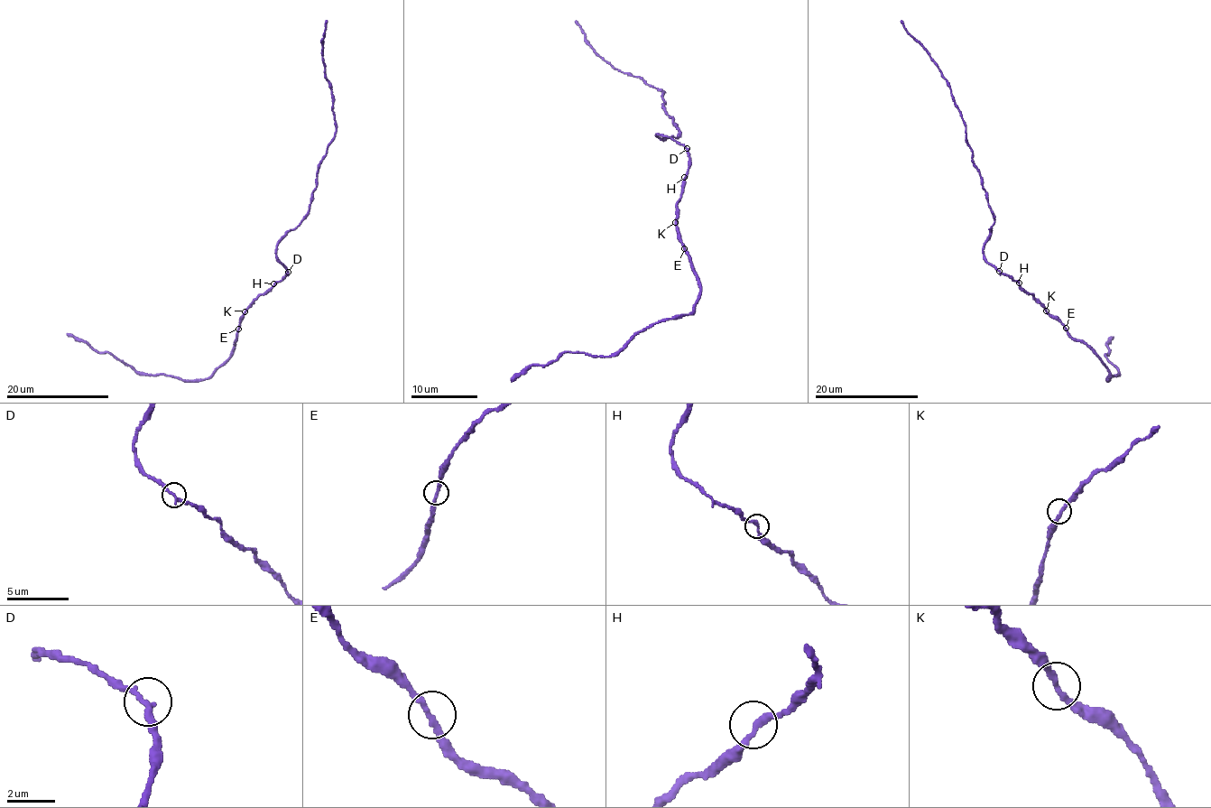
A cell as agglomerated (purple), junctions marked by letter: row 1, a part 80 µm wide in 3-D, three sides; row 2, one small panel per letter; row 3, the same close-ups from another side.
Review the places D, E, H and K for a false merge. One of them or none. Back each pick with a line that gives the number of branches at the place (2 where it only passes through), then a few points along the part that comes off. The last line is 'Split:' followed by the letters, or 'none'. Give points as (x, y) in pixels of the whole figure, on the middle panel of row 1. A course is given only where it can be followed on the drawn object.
Split: none

